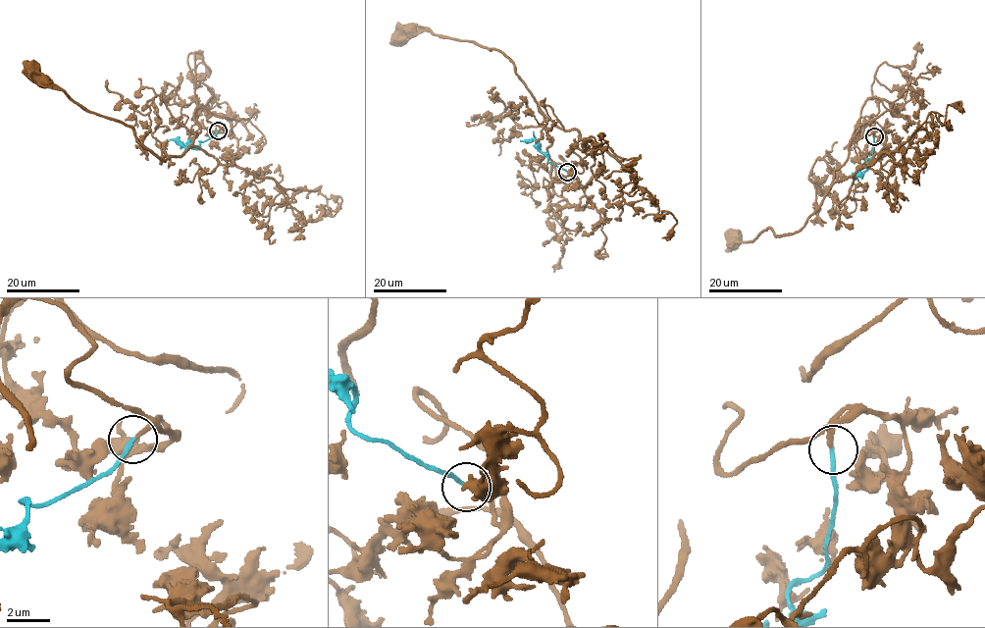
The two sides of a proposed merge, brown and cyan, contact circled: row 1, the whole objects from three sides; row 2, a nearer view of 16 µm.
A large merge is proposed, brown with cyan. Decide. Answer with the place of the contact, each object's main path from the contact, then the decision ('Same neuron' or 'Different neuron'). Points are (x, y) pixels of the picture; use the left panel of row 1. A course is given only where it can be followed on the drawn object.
Place: (218, 130). Course of brown: (219, 130), (204, 107), (196, 108), (200, 131), (193, 147), (163, 161), (130, 127), (83, 110), (30, 71). Course of cyan: (218, 130), (194, 148), (182, 147), (170, 138). Same neuron

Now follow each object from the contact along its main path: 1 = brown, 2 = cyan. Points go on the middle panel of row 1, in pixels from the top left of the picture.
1: (568, 172), (573, 167), (560, 156), (561, 164), (550, 159), (544, 114), (511, 59), (428, 31), (398, 36)
2: (567, 172), (550, 164), (549, 156), (538, 148), (535, 140), (520, 140)

